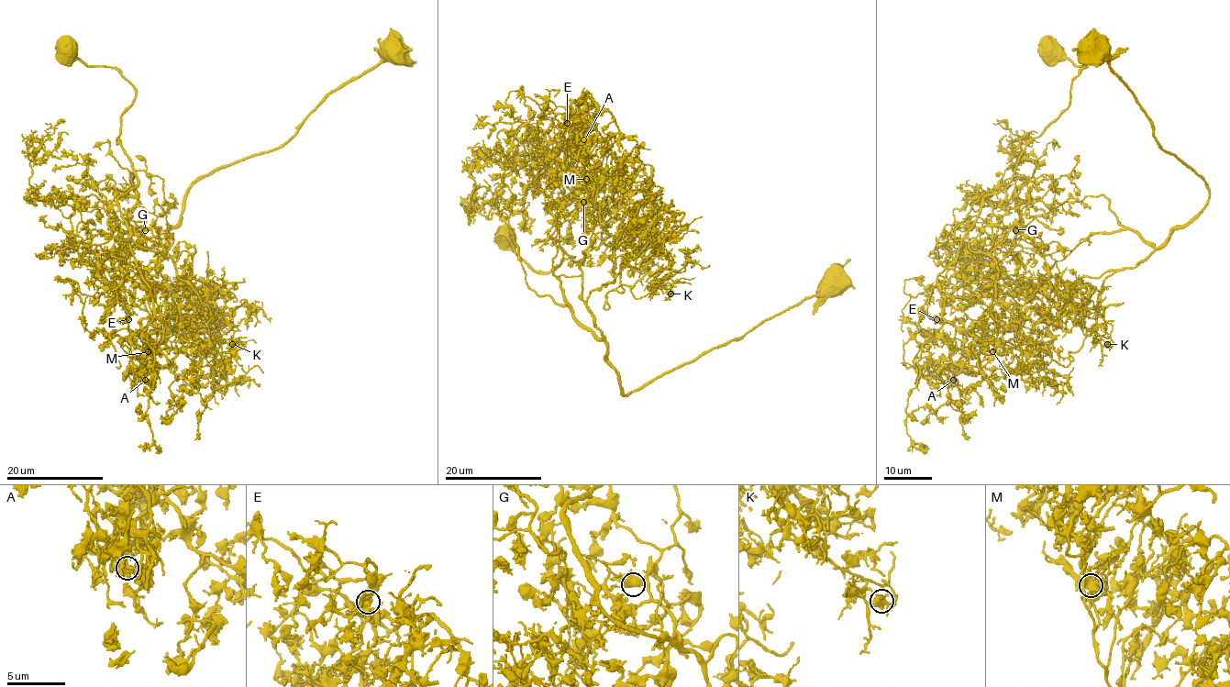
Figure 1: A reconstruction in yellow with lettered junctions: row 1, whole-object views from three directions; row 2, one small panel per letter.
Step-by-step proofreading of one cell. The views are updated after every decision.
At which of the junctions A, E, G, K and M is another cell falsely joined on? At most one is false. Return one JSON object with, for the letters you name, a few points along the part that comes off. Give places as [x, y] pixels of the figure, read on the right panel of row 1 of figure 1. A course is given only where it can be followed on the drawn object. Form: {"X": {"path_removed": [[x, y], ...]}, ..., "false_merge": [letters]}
{"A": {"path_removed": [[953, 381], [922, 377], [918, 362], [942, 325], [946, 271], [981, 201], [1007, 184], [1085, 66], [1039, 43]]}, "false_merge": ["A"]}

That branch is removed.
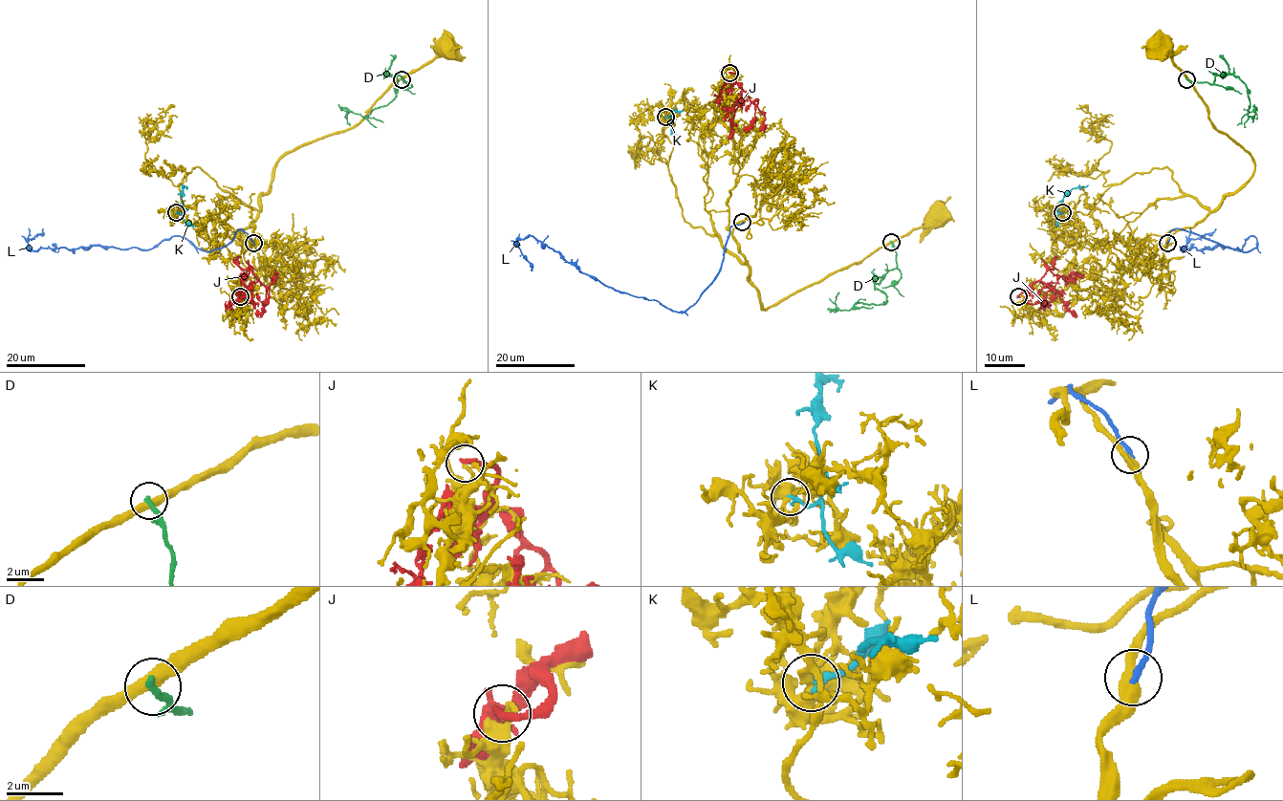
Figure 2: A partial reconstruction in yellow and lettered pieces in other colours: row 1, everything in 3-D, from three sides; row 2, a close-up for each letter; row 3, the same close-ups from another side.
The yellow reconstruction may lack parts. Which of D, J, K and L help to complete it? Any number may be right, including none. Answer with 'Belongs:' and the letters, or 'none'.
Belongs: none

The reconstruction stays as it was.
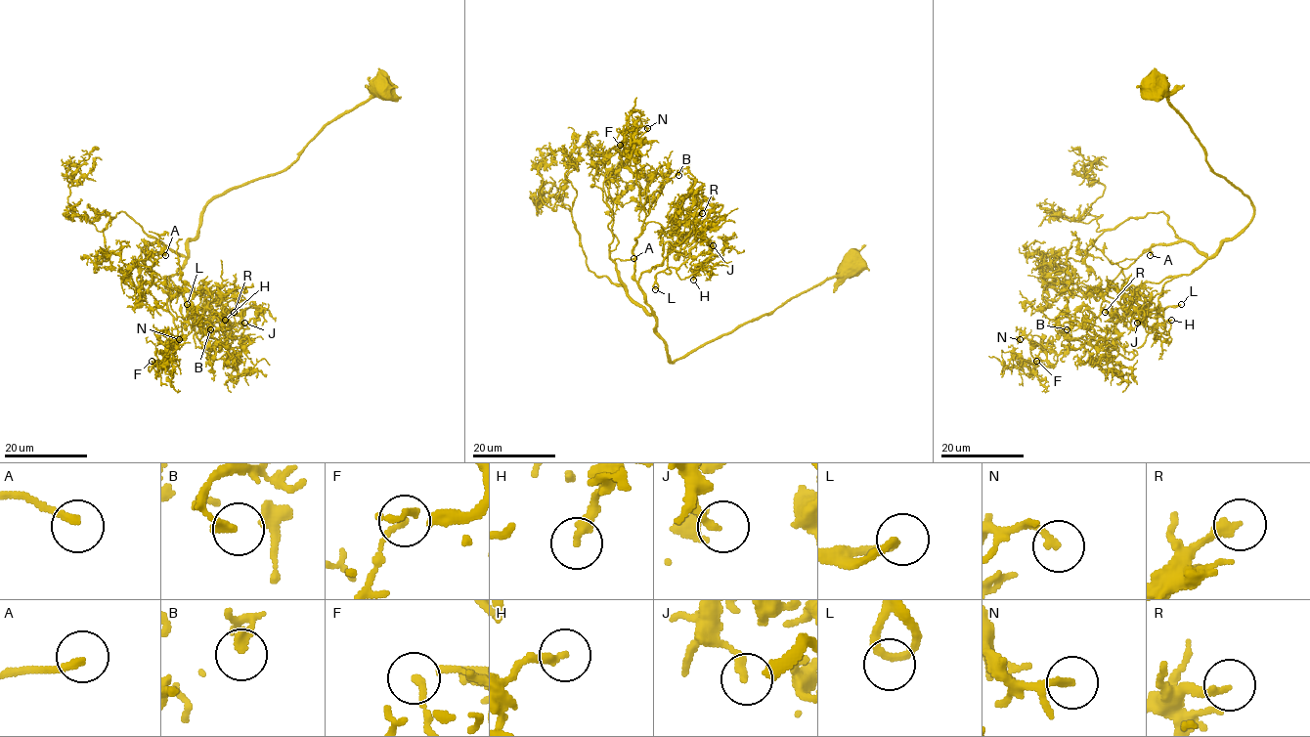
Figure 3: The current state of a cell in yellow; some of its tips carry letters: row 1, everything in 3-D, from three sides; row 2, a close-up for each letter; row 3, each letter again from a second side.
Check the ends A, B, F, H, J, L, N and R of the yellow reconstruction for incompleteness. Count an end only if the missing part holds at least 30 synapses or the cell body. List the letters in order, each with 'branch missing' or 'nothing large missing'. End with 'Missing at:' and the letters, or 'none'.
A: branch missing
B: nothing large missing
F: nothing large missing
H: nothing large missing
J: nothing large missing
L: nothing large missing
N: nothing large missing
R: nothing large missing
Missing at: A

